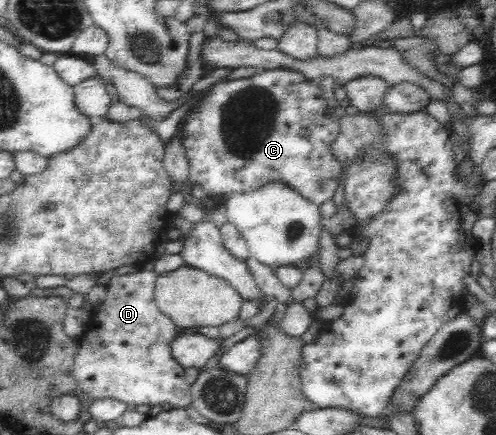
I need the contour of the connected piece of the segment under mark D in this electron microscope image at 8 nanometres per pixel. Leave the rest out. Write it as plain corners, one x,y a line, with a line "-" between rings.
138,268
136,273
116,274
106,285
108,299
100,307
94,307
87,332
78,343
78,353
73,361
72,375
90,399
114,399
131,406
137,405
170,405
170,408
187,409
192,403
191,385
184,378
184,369
170,355
169,345
176,337
176,327
172,320
158,311
154,299
157,273

